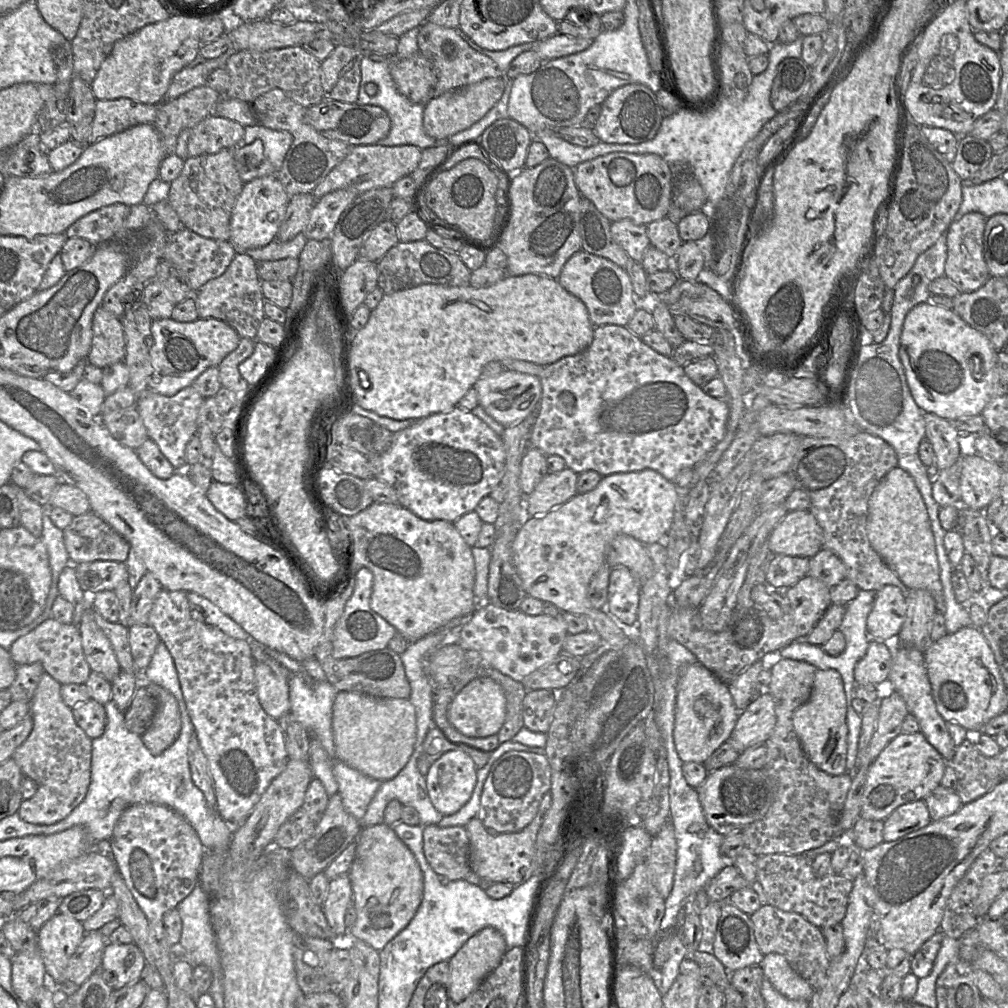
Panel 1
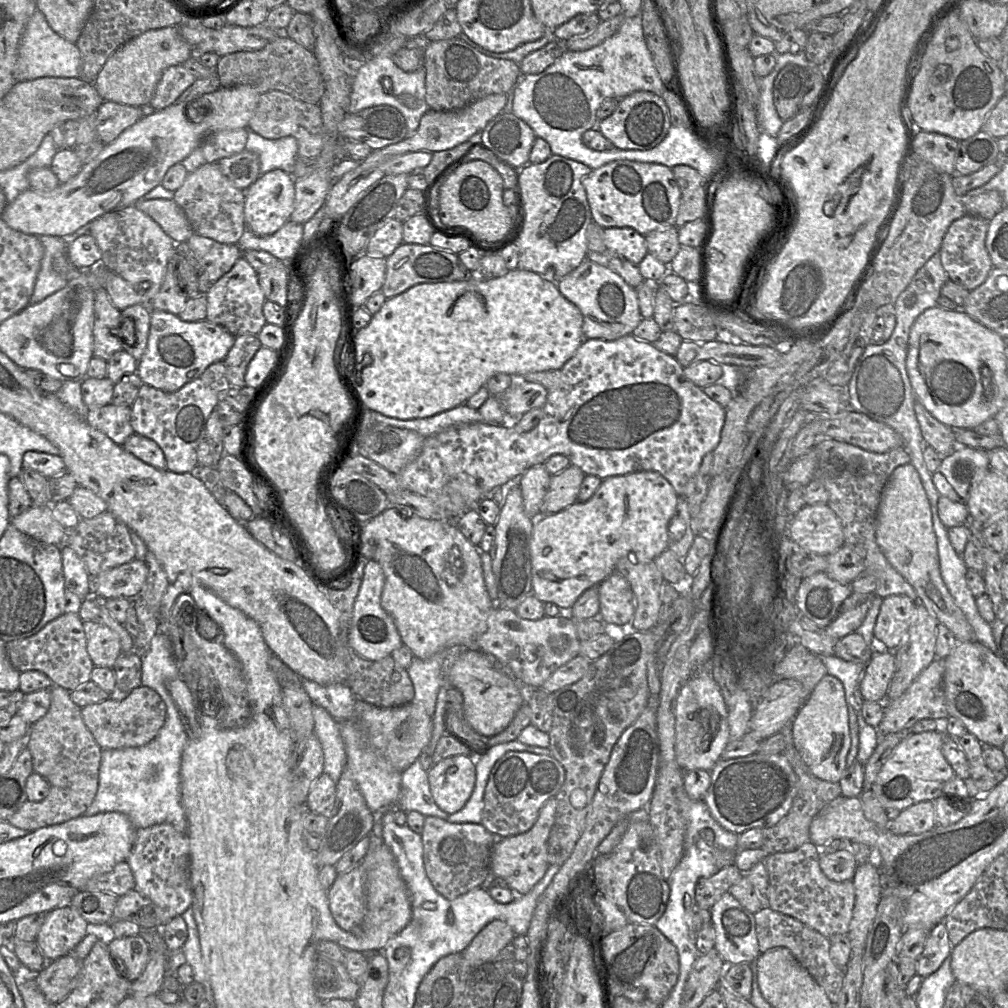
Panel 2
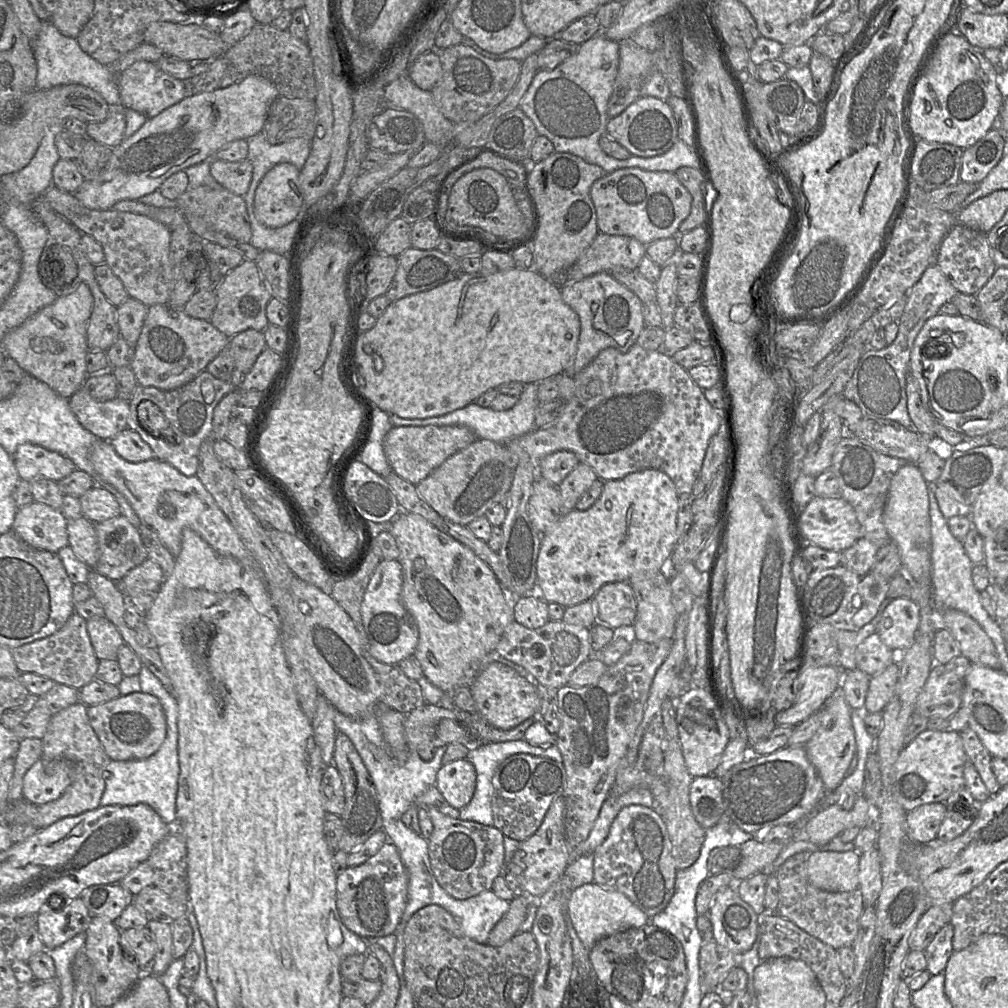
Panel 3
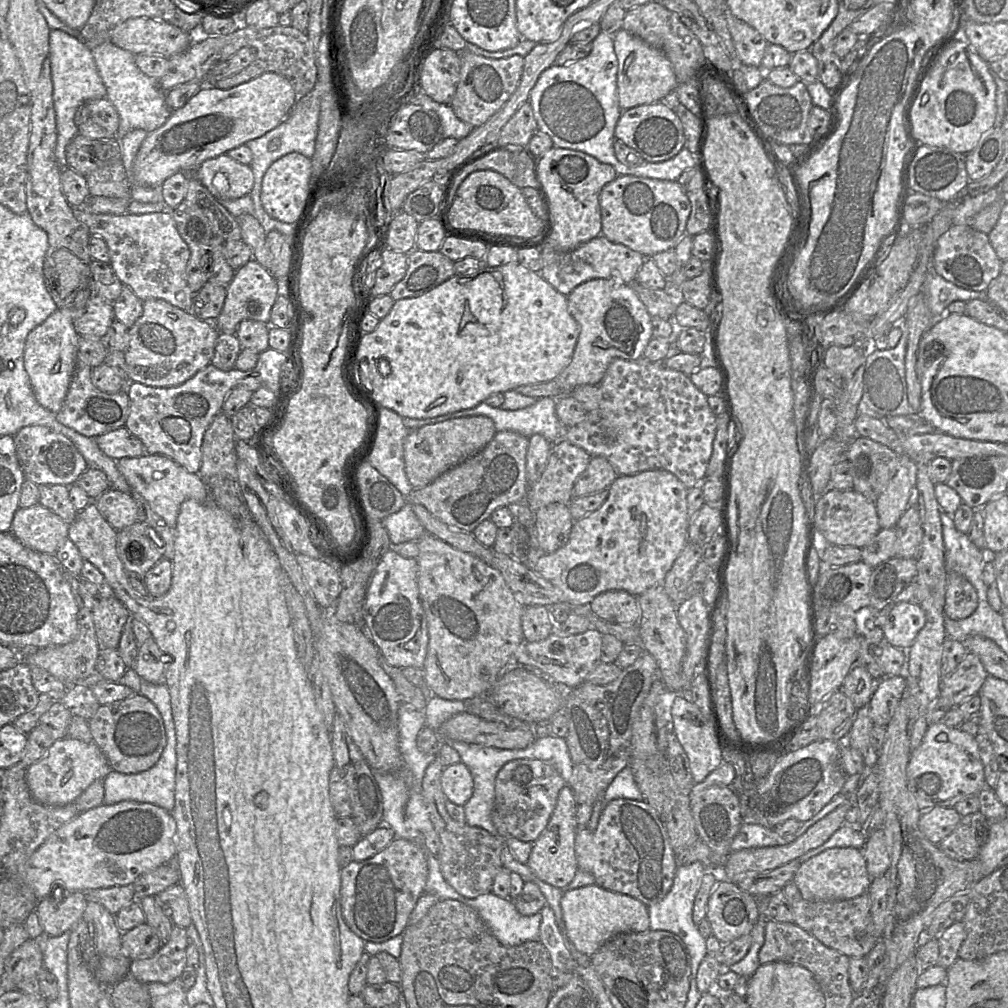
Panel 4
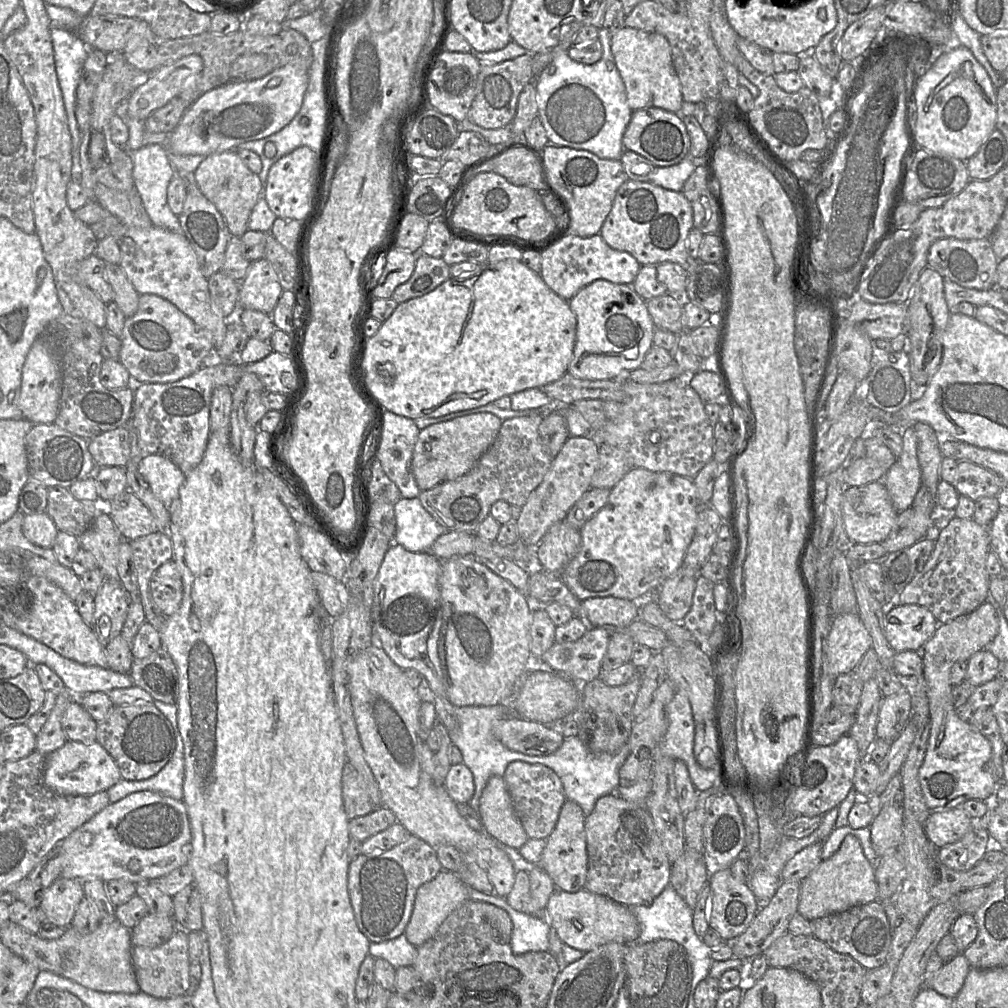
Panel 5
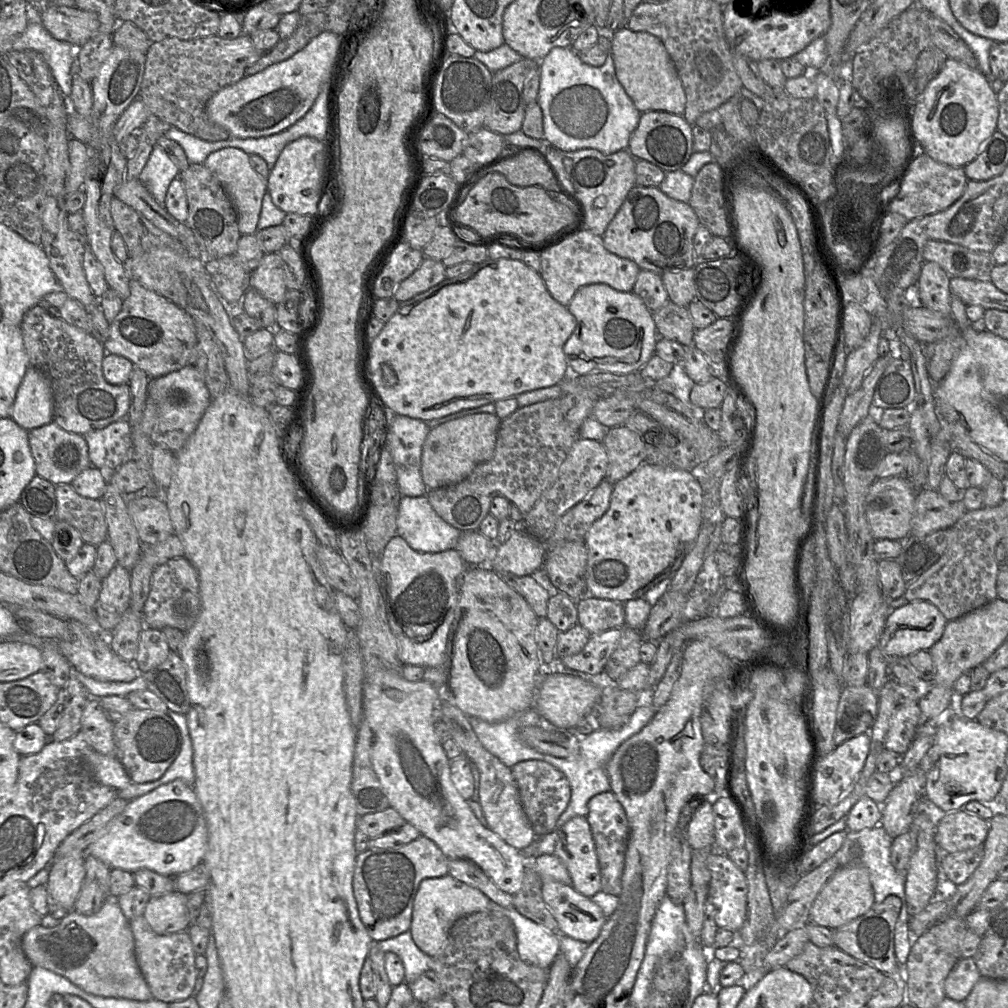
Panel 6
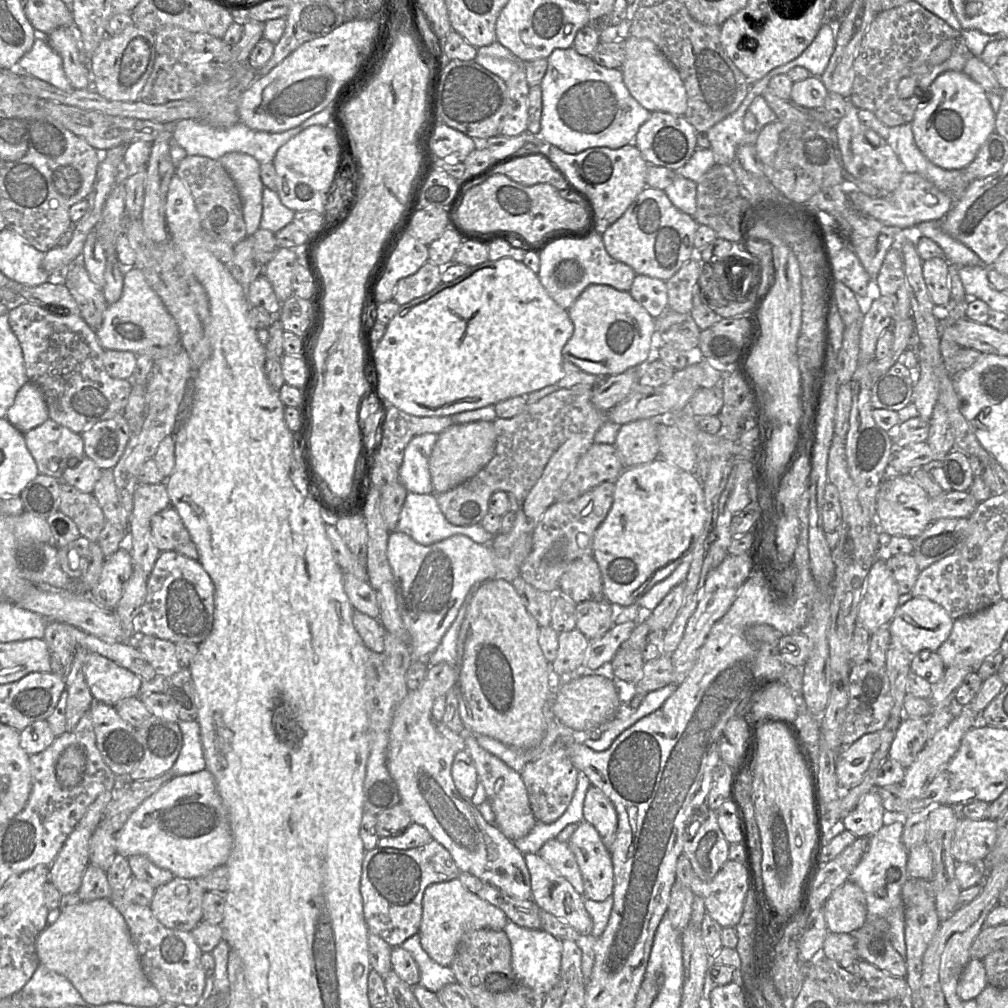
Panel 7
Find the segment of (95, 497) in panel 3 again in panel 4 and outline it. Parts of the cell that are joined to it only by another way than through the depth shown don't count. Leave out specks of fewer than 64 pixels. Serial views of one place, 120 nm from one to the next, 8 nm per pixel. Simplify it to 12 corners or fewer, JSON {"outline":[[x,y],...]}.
{"outline":[[110,488],[92,502],[116,531],[142,518],[142,502]]}

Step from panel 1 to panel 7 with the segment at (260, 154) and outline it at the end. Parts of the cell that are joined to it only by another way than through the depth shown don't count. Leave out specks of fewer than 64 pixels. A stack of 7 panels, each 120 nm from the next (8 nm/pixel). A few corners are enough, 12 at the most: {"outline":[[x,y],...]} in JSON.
{"outline":[[229,152],[218,159],[241,197],[247,236],[260,228],[260,165]]}

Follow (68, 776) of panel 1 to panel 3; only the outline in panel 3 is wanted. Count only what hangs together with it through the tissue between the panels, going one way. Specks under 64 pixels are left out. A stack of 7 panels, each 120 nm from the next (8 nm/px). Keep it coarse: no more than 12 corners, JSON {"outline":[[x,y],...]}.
{"outline":[[88,706],[54,714],[45,760],[69,759],[75,772],[56,800],[9,803],[1,821],[44,829],[100,807],[110,761]]}

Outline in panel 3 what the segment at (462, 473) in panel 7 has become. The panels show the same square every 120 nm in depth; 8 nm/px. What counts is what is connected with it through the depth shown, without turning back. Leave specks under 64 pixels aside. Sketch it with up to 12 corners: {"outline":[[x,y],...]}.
{"outline":[[393,426],[392,470],[417,485],[476,439],[464,426]]}

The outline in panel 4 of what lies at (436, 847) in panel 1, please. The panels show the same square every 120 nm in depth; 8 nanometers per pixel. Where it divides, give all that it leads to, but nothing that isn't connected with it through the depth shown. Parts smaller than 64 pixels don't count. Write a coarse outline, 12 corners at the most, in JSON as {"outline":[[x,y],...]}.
{"outline":[[439,756],[422,795],[444,879],[459,894],[492,892],[501,843],[446,811]]}

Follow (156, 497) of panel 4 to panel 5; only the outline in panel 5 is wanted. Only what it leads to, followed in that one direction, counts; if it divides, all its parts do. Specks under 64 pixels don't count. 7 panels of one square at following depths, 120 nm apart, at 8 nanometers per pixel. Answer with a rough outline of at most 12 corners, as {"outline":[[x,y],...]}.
{"outline":[[145,456],[138,469],[168,508],[185,473],[170,458]]}

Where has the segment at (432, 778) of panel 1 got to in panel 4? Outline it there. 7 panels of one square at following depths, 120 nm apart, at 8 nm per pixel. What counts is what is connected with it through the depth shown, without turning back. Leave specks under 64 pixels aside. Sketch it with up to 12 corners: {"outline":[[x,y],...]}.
{"outline":[[463,762],[442,772],[441,787],[449,801],[464,806],[474,791]]}

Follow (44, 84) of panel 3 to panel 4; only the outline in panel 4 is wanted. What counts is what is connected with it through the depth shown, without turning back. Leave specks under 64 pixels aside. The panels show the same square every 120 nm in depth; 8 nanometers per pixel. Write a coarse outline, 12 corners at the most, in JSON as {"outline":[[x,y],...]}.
{"outline":[[49,32],[58,156],[78,134],[74,115],[107,92],[80,37]]}

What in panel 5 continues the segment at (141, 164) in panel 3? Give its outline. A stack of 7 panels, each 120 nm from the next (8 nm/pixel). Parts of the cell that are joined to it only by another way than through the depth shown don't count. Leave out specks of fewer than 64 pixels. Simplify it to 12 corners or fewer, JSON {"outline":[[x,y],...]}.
{"outline":[[308,69],[229,81],[186,109],[170,154],[237,152],[299,112]]}

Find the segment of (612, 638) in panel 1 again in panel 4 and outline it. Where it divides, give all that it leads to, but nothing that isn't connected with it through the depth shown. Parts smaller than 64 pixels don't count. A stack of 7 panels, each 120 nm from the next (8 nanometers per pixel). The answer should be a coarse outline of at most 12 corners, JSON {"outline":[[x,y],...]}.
{"outline":[[618,476],[533,570],[571,604],[663,584],[688,488]]}

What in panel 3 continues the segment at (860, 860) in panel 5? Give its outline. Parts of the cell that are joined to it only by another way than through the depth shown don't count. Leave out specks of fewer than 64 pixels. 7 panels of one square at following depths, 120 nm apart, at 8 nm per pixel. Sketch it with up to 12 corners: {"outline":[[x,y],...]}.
{"outline":[[817,850],[809,881],[829,892],[859,888],[860,853]]}

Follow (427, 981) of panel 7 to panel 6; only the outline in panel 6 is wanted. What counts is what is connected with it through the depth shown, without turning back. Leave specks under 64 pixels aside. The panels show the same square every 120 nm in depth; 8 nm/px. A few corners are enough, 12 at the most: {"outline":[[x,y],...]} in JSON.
{"outline":[[409,931],[376,943],[401,959],[407,984],[433,970]]}

